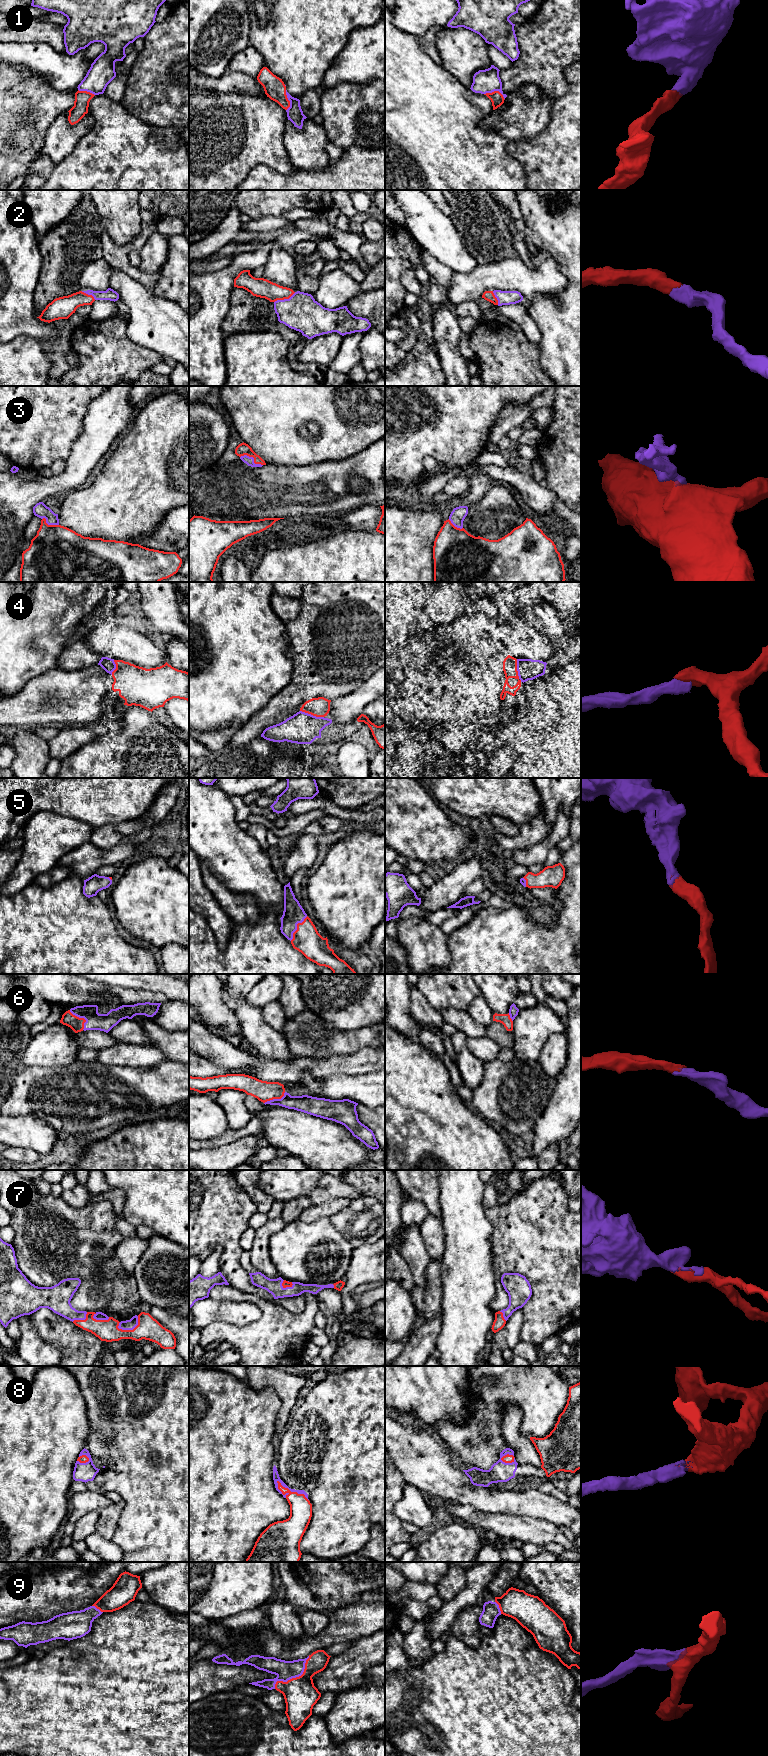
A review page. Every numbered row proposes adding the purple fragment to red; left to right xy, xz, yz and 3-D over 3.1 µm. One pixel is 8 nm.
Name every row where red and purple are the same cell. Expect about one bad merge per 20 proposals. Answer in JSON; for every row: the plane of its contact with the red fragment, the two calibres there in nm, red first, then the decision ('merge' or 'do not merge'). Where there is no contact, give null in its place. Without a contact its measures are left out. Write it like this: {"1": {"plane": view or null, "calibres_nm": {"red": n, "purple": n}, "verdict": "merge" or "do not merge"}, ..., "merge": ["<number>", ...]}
{"1": {"plane": "yz", "calibres_nm": {"red": 110, "purple": 190}, "verdict": "merge"}, "2": {"plane": "xz", "calibres_nm": {"red": 160, "purple": 300}, "verdict": "merge"}, "3": {"plane": "xz", "calibres_nm": {"red": 100, "purple": 70}, "verdict": "merge"}, "4": {"plane": "xz", "calibres_nm": {"red": 160, "purple": 260}, "verdict": "do not merge"}, "5": {"plane": "xz", "calibres_nm": {"red": 220, "purple": 170}, "verdict": "merge"}, "6": {"plane": "xy", "calibres_nm": {"red": 110, "purple": 140}, "verdict": "merge"}, "7": {"plane": "xy", "calibres_nm": {"red": 190, "purple": 80}, "verdict": "merge"}, "8": {"plane": "xz", "calibres_nm": {"red": 180, "purple": 50}, "verdict": "merge"}, "9": {"plane": "xz", "calibres_nm": {"red": 260, "purple": 160}, "verdict": "merge"}, "merge": ["1", "2", "3", "5", "6", "7", "8", "9"]}

